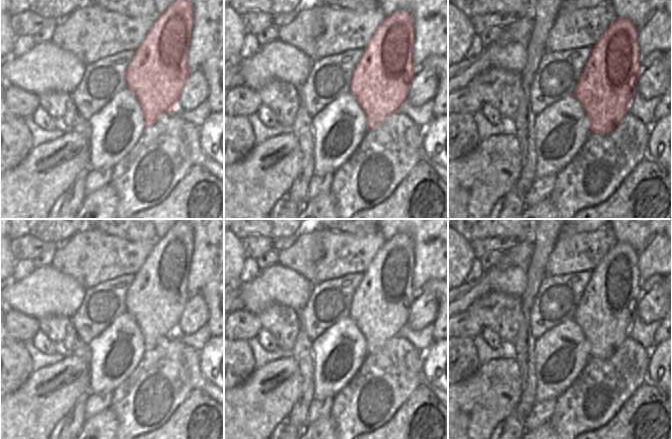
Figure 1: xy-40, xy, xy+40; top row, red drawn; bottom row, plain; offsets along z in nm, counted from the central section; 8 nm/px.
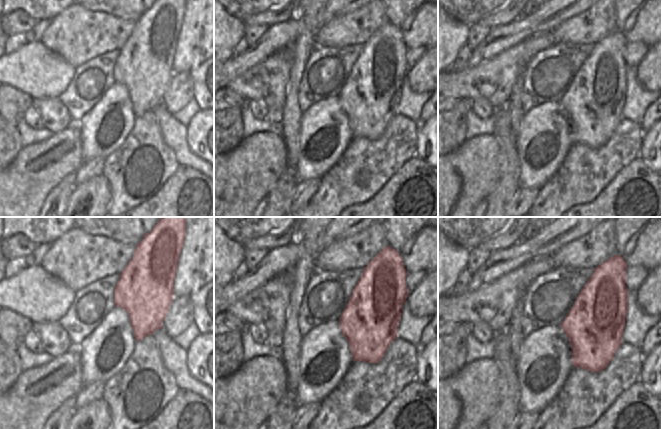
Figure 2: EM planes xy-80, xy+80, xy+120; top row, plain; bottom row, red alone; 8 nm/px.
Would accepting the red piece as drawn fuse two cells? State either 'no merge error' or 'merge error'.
no merge error

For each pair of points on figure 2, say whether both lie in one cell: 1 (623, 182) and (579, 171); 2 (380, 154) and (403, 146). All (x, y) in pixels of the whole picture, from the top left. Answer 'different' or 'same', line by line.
1: different
2: same

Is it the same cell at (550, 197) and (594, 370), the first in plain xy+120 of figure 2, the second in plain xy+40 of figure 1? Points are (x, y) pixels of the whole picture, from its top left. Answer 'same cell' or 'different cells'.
same cell

